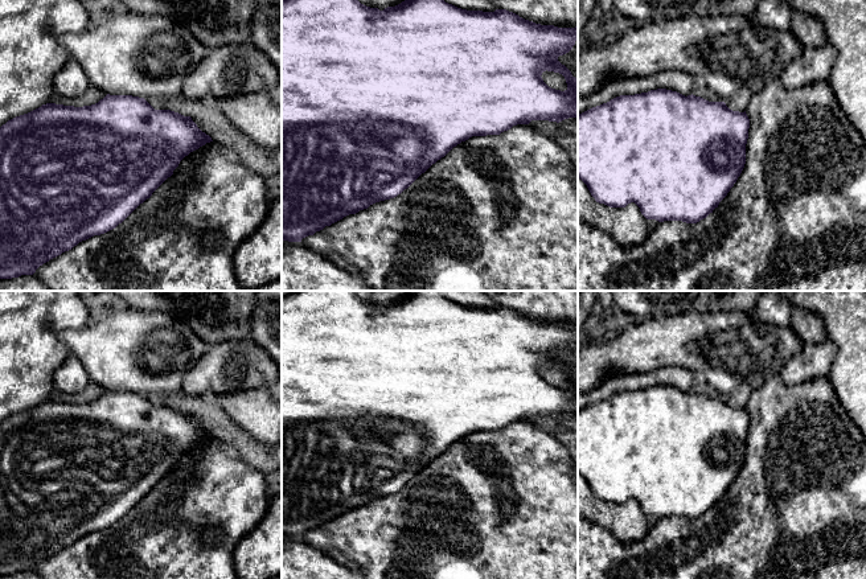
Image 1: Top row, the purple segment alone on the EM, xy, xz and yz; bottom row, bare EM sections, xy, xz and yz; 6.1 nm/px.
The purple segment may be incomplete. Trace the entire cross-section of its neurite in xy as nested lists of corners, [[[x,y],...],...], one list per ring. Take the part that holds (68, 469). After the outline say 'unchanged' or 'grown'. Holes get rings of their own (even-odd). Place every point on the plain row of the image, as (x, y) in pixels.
[[[107,390],[98,399],[83,403],[46,399],[8,416],[0,423],[0,575],[33,571],[40,562],[71,546],[79,538],[115,525],[173,471],[185,452],[210,438],[212,434],[202,428],[190,412],[171,406],[155,406],[144,394],[132,391]]]; unchanged

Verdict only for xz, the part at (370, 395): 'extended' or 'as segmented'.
as segmented

